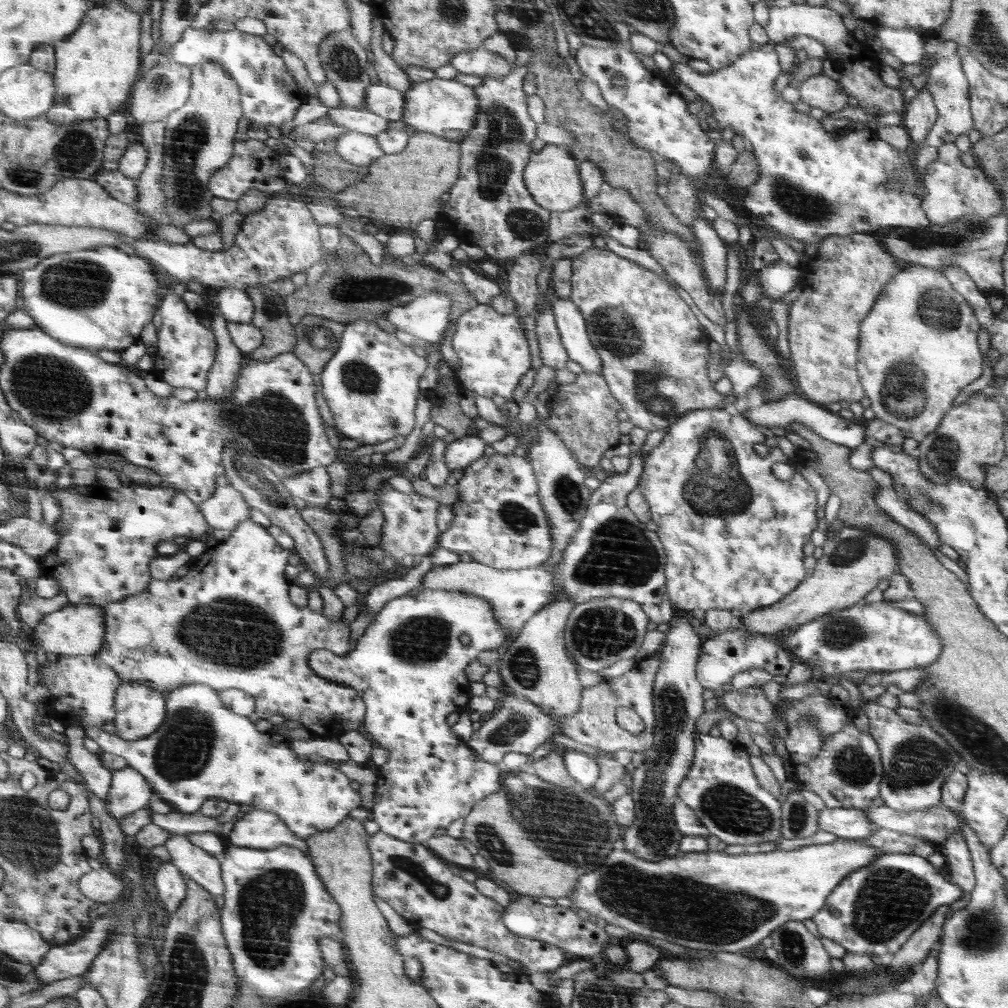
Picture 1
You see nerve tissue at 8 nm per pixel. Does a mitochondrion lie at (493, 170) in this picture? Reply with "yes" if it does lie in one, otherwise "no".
yes

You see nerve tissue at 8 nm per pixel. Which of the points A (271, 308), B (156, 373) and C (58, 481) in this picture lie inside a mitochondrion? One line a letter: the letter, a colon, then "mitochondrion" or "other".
A: mitochondrion
B: other
C: other

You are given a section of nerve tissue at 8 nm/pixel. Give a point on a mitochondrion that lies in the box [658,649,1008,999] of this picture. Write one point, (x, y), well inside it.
(889, 900)

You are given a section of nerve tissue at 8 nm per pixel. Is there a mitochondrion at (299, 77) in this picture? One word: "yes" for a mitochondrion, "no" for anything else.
no

